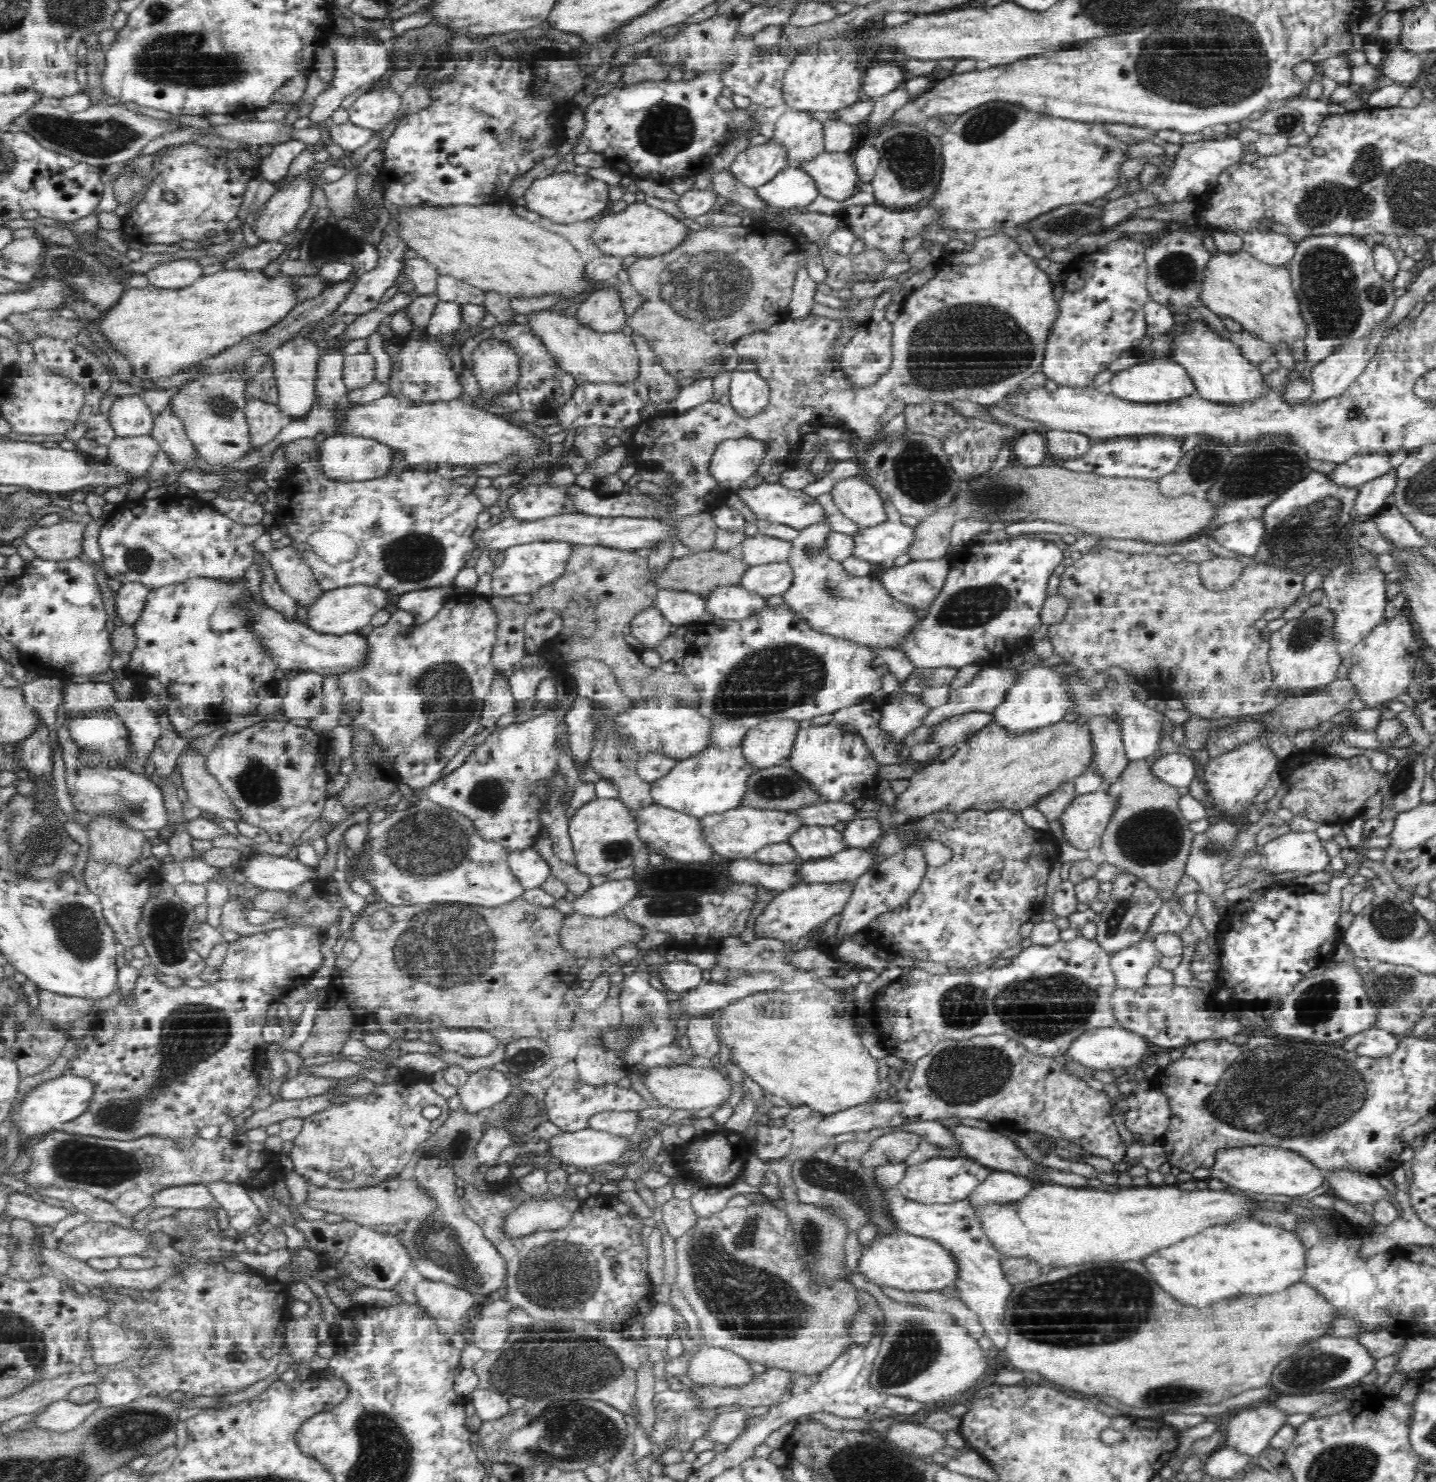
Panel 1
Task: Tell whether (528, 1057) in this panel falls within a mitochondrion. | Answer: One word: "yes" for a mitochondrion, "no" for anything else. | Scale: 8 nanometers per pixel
yes

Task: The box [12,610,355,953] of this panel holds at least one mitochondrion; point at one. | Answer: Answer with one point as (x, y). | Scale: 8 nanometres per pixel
(41, 844)

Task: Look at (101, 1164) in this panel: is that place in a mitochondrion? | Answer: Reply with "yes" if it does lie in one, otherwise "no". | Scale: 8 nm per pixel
yes

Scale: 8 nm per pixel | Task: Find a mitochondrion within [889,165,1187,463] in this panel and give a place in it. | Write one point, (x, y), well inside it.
(934, 365)

